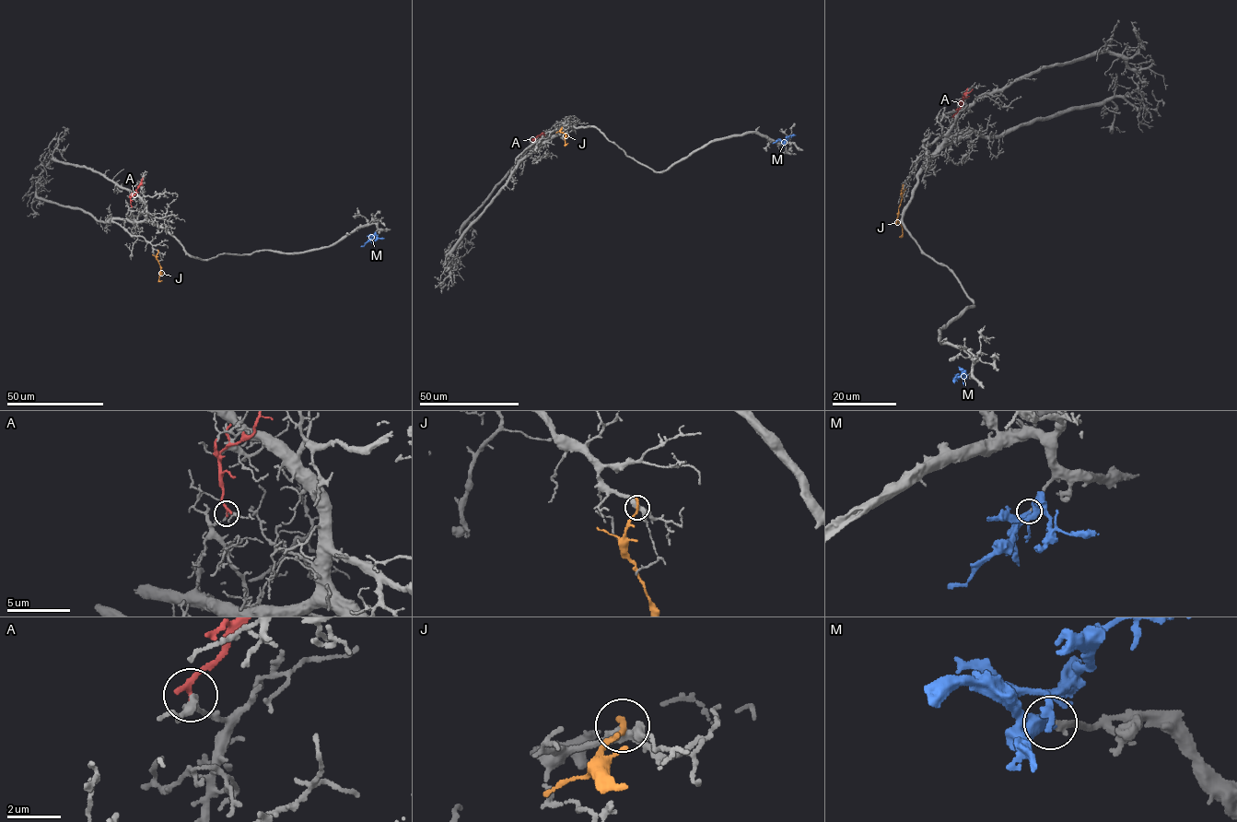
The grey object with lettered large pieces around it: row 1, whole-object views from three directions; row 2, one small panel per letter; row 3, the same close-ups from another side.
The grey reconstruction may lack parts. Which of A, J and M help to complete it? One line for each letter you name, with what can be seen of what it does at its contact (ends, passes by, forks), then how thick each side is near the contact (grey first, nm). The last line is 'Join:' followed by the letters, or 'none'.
Join: none

